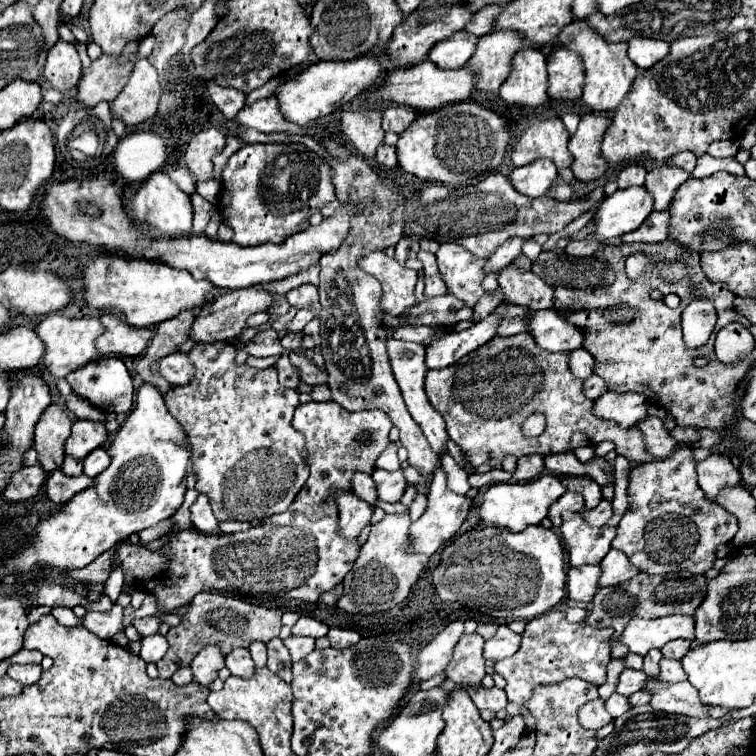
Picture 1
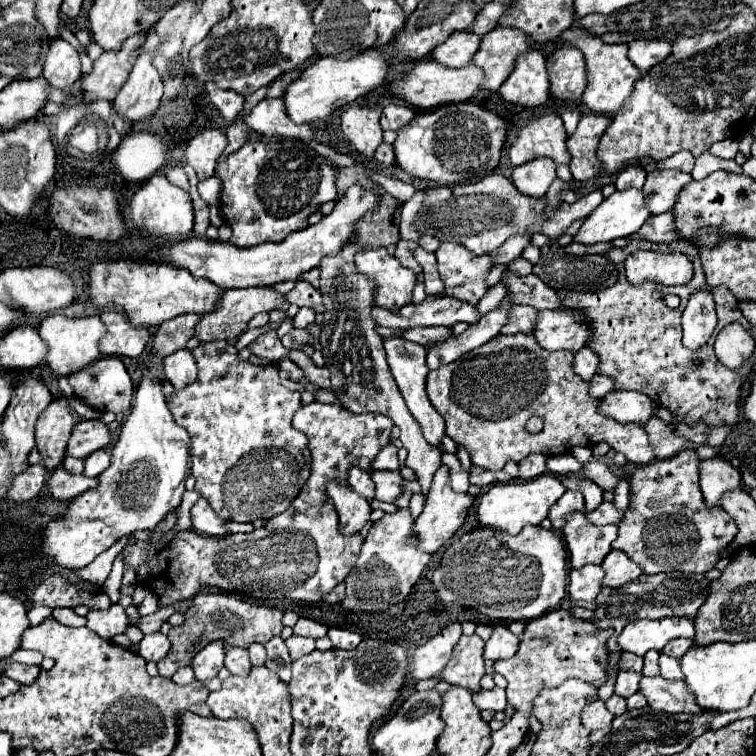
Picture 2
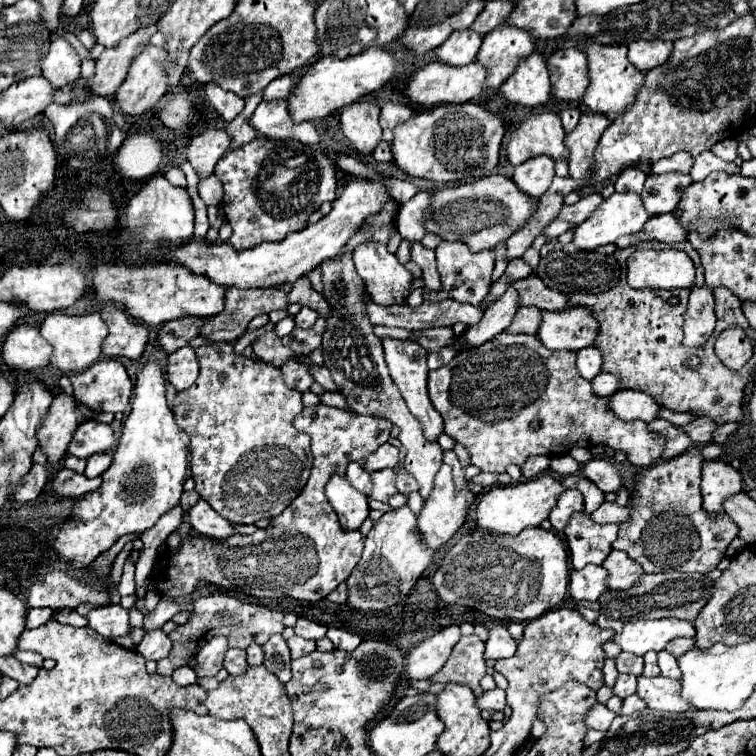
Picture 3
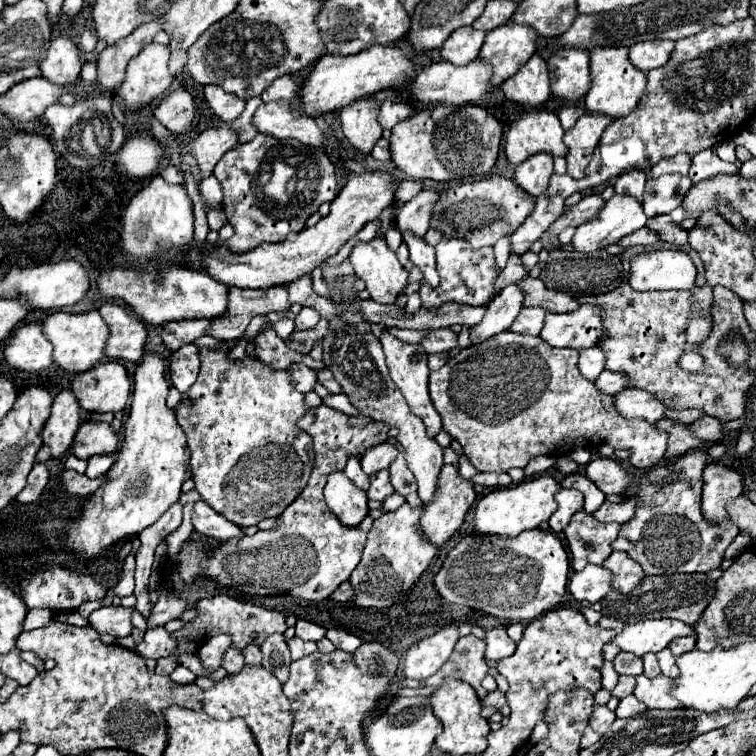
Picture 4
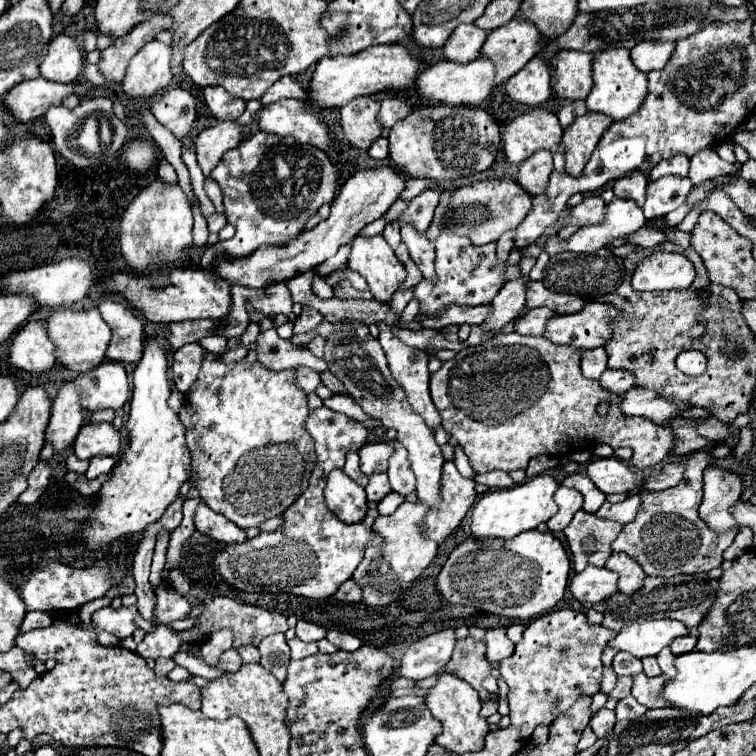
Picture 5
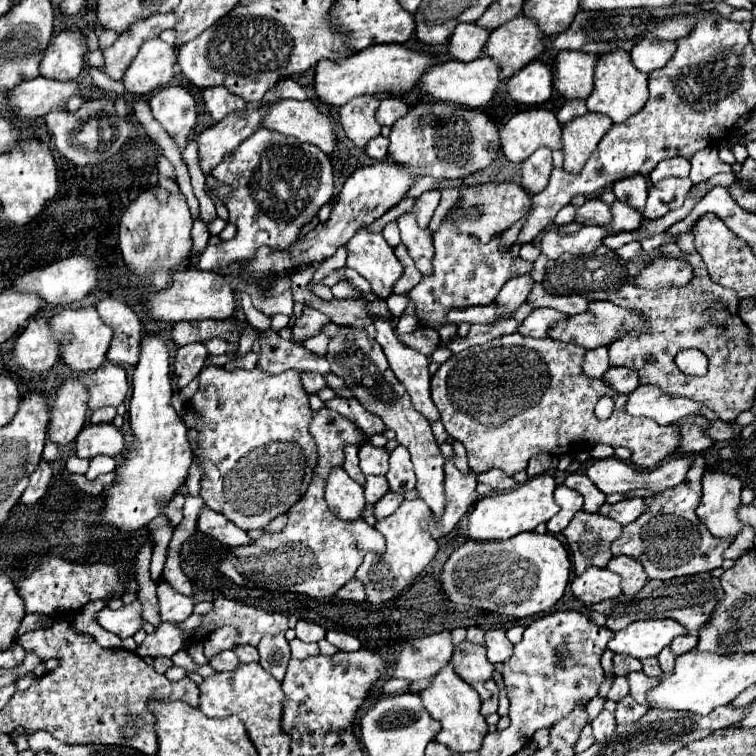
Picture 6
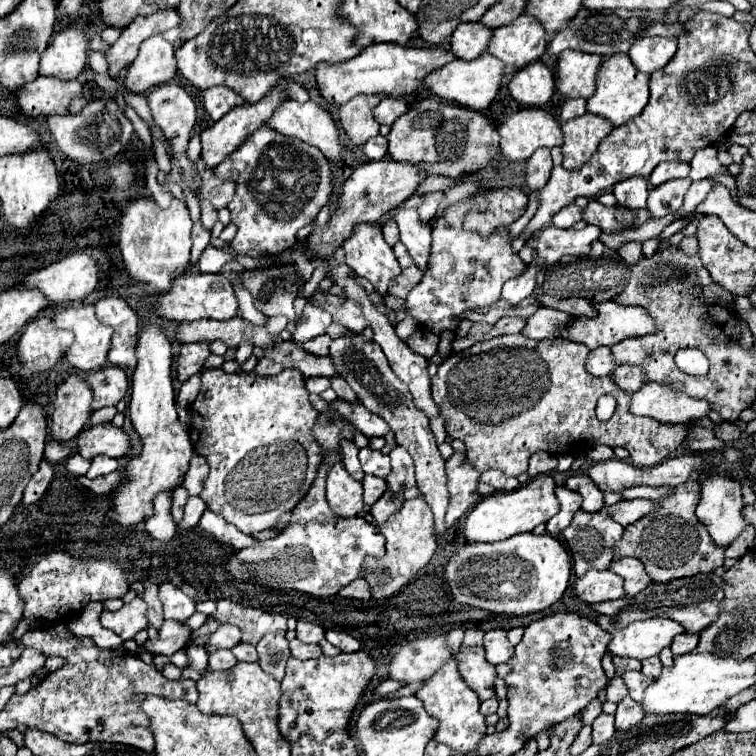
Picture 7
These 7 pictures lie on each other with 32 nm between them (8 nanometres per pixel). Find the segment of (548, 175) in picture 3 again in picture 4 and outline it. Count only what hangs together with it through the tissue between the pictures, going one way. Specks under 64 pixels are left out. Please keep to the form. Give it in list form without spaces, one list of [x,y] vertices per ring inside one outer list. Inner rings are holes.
[[[536,154],[532,158],[528,158],[526,162],[522,162],[516,168],[514,174],[514,182],[528,192],[530,196],[540,196],[550,182],[550,176],[554,174],[554,164],[552,164],[552,156],[548,154]]]

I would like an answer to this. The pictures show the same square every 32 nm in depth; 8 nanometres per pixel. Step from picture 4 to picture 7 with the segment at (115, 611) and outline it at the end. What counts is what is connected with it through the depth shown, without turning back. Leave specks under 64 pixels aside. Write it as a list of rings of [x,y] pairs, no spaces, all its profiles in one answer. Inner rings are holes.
[[[136,596],[130,604],[124,604],[116,612],[102,610],[100,624],[104,628],[116,632],[122,640],[134,638],[148,624],[148,620],[146,620],[146,602],[140,596]]]

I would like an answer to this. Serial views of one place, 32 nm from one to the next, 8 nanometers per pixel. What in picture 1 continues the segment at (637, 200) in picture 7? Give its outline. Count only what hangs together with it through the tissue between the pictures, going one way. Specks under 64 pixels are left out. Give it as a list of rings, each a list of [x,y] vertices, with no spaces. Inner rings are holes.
[[[630,164],[626,166],[620,176],[618,176],[618,184],[620,188],[630,188],[630,186],[642,186],[646,178],[646,168],[640,164]]]

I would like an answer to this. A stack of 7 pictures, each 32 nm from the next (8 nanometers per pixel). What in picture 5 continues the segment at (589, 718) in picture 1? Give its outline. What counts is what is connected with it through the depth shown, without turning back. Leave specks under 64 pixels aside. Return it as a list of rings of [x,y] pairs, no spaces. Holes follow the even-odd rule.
[[[600,708],[600,710],[590,718],[590,726],[592,726],[592,730],[596,732],[598,738],[606,736],[606,734],[612,730],[614,722],[616,722],[616,716],[614,716],[614,712],[608,710],[608,708]]]

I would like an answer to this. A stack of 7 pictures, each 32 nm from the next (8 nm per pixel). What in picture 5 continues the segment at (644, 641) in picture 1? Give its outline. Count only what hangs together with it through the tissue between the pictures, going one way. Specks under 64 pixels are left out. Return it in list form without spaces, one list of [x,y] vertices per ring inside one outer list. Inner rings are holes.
[[[670,618],[662,620],[636,620],[632,624],[626,624],[622,632],[610,642],[610,646],[630,652],[638,658],[658,654],[664,646],[668,646],[678,636],[688,636],[690,630]]]

